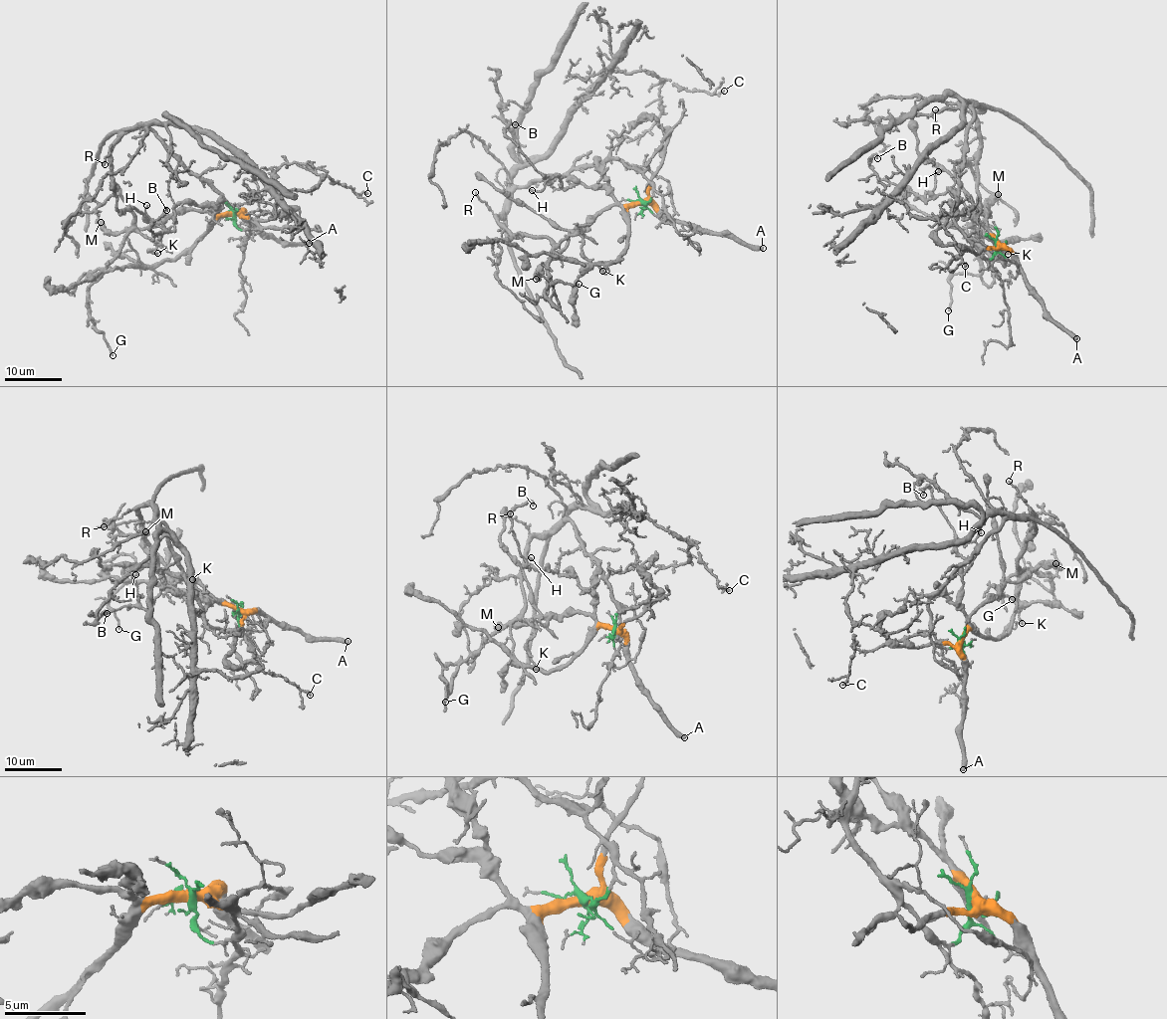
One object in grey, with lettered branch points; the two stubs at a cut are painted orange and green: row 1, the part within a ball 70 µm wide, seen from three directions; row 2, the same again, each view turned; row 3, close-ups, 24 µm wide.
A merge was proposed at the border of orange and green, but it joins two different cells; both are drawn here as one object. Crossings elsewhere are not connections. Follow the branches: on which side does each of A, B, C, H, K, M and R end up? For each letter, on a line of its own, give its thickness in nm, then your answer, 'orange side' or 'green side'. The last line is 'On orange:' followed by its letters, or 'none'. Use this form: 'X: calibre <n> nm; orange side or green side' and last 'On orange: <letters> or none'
A: calibre 440 nm; orange side
B: calibre 150 nm; orange side
C: calibre 170 nm; green side
H: calibre 150 nm; orange side
K: calibre 170 nm; green side
M: calibre 700 nm; orange side
R: calibre 100 nm; green side
On orange: A, B, H, M

